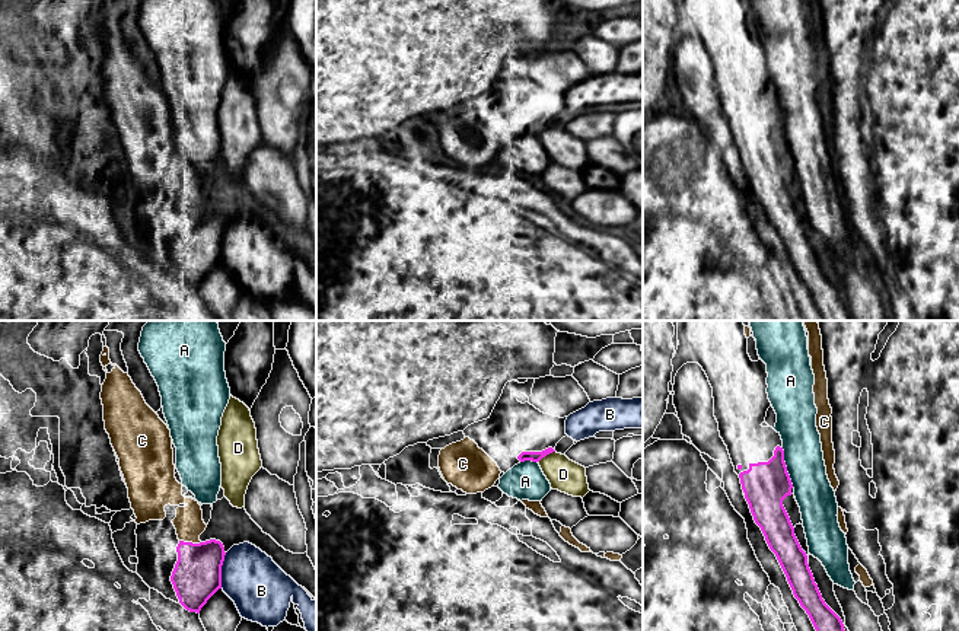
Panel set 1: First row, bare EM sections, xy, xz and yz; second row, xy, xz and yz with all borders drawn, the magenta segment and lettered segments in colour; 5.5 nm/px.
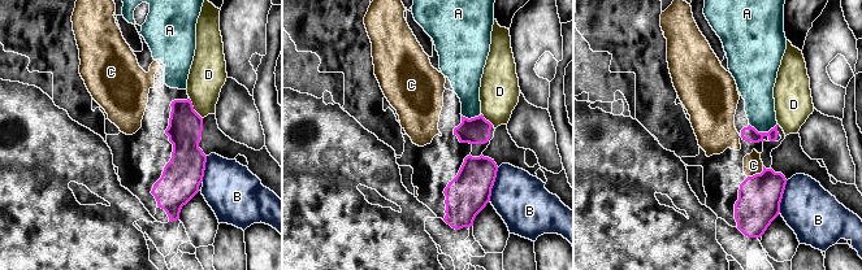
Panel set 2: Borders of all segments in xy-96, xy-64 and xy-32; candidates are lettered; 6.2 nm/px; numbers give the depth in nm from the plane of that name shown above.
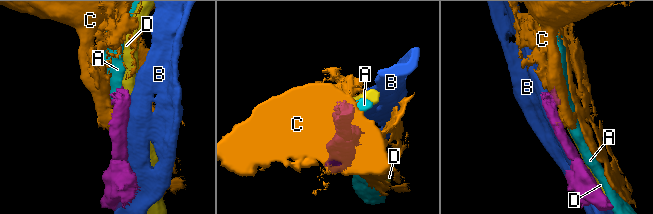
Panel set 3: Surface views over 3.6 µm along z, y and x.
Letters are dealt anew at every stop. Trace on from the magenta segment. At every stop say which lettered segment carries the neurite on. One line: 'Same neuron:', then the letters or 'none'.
Same neuron: none

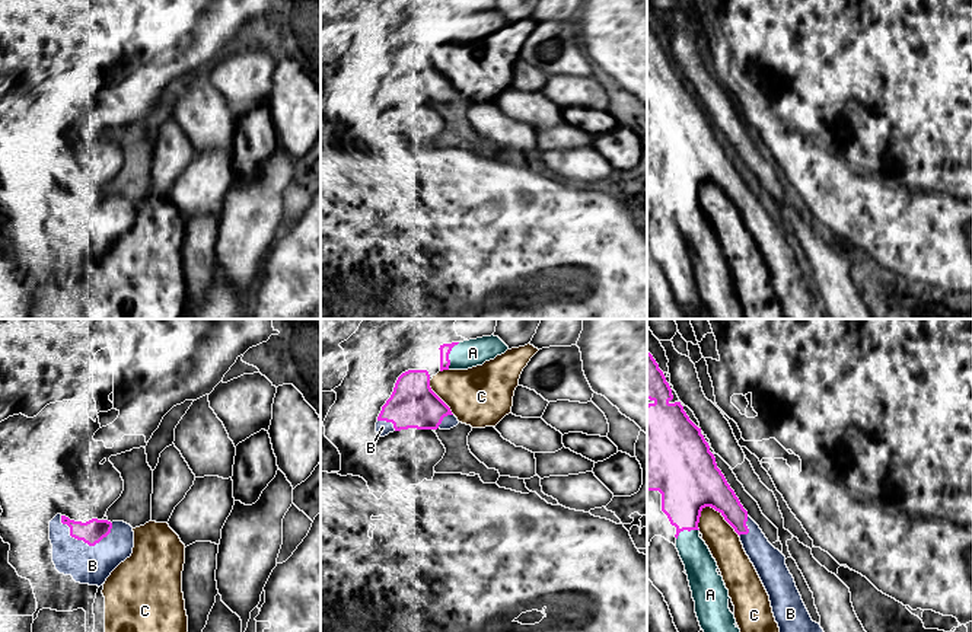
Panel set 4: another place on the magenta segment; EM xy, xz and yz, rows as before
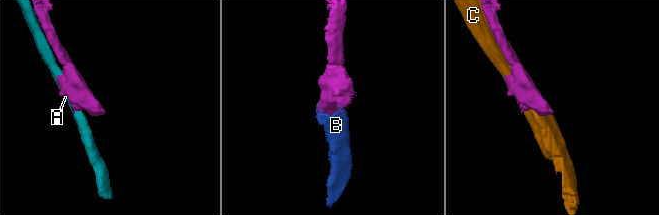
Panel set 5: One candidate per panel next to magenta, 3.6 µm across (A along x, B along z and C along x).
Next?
Same neuron: B

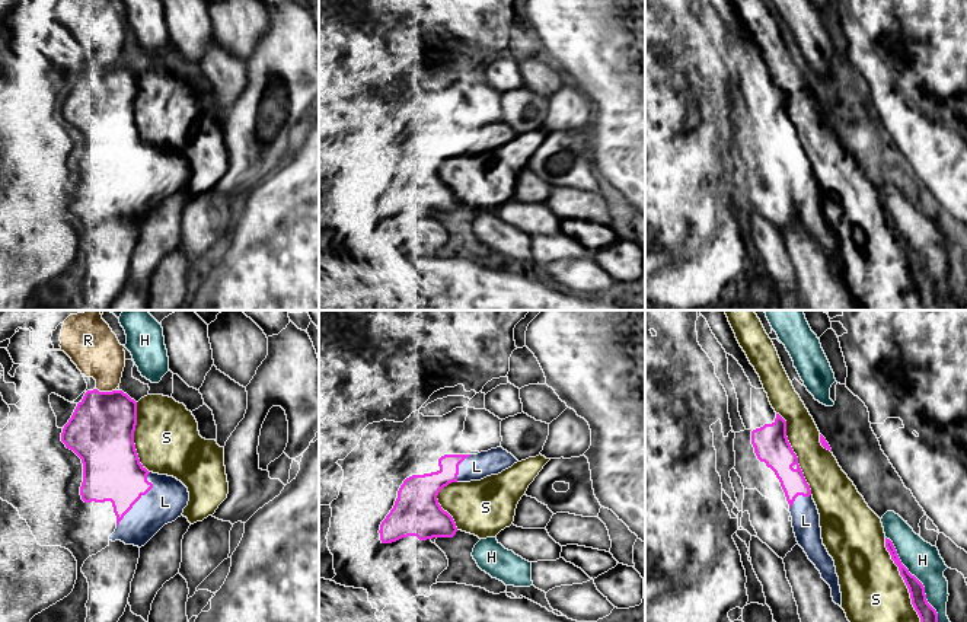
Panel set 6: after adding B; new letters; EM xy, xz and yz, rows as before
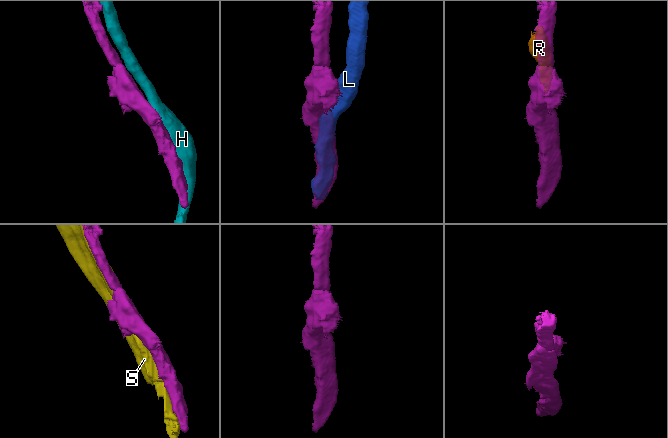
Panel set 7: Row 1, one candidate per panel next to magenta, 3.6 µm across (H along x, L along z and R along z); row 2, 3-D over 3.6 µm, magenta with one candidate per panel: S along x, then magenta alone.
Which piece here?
Same neuron: none

